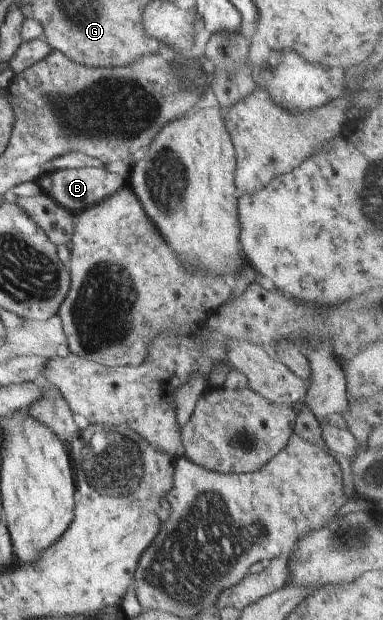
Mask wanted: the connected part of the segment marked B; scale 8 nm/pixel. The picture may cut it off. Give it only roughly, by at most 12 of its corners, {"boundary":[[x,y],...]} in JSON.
{"boundary":[[104,168],[49,172],[46,194],[73,215],[127,183]]}

